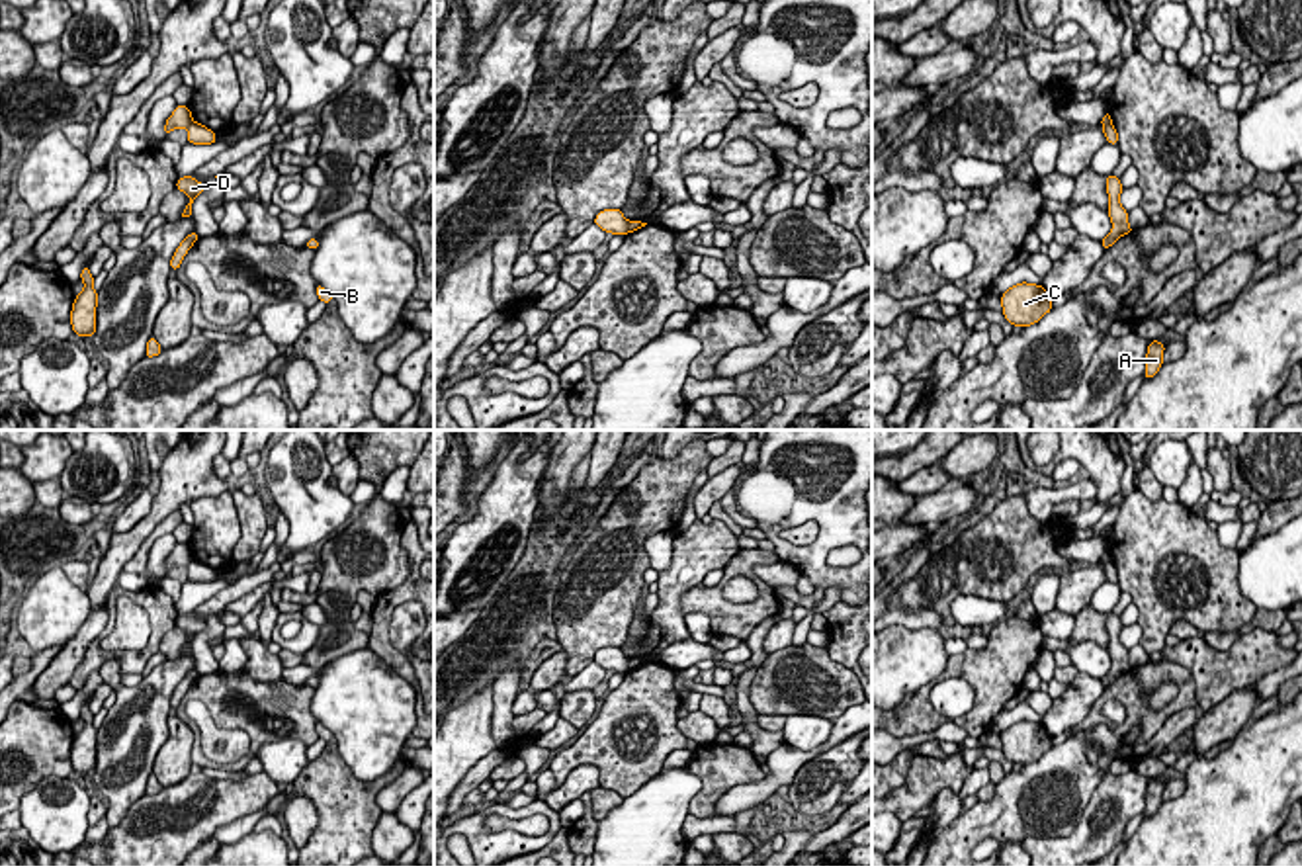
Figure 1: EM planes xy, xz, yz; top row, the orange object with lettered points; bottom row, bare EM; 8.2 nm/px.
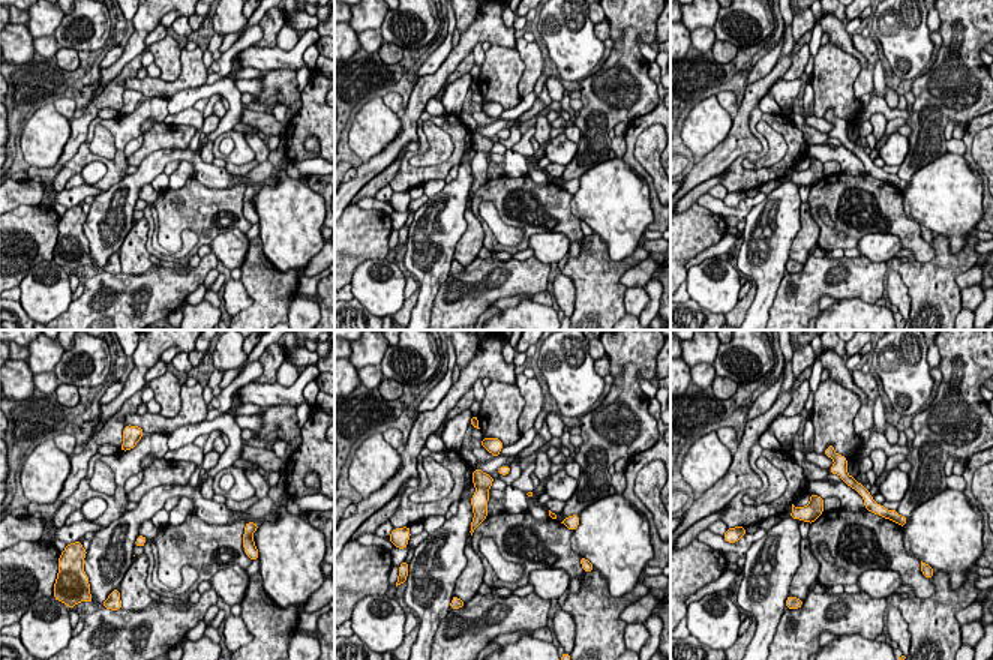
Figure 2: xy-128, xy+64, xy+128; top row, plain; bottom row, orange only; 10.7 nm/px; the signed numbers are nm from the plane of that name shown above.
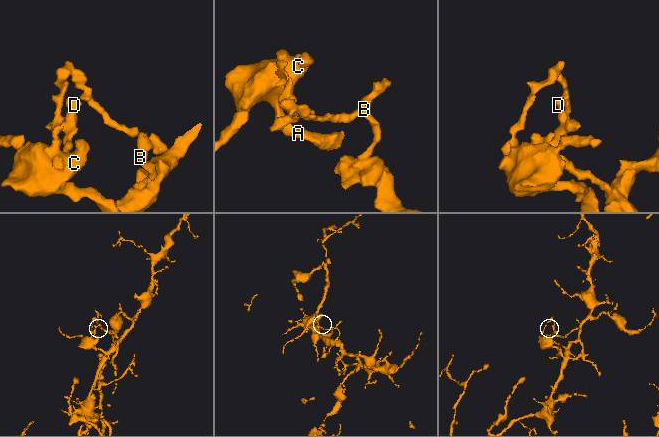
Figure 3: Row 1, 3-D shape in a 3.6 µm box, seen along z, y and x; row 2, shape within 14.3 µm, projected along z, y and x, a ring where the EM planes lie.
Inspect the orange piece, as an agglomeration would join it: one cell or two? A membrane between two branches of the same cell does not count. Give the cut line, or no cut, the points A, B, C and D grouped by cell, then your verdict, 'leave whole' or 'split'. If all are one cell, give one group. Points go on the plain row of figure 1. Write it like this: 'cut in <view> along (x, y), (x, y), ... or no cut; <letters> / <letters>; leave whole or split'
cut in xy along (192, 558), (186, 565); A C D / B; split

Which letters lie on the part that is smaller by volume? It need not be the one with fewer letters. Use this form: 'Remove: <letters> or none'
Remove: B

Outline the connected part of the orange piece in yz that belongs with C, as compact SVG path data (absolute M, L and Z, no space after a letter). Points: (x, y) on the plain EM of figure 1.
M1020 719L1009 725L1001 733L1001 751L1005 758L1013 764L1036 762L1046 751L1050 751L1054 735L1044 727L1044 723Z

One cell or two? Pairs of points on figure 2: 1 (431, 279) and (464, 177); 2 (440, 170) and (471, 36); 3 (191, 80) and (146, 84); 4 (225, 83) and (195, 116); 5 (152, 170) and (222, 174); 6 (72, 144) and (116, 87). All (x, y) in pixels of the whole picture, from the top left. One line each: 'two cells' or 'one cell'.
1: one cell
2: two cells
3: one cell
4: two cells
5: one cell
6: one cell

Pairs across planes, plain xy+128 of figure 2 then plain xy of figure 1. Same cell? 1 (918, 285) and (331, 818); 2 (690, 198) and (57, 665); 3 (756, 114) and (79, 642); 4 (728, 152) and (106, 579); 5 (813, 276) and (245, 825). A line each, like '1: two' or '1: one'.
1: one
2: one
3: two
4: one
5: two

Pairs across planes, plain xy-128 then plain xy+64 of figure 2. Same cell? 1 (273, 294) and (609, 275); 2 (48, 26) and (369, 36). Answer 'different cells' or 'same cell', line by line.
1: same cell
2: different cells

